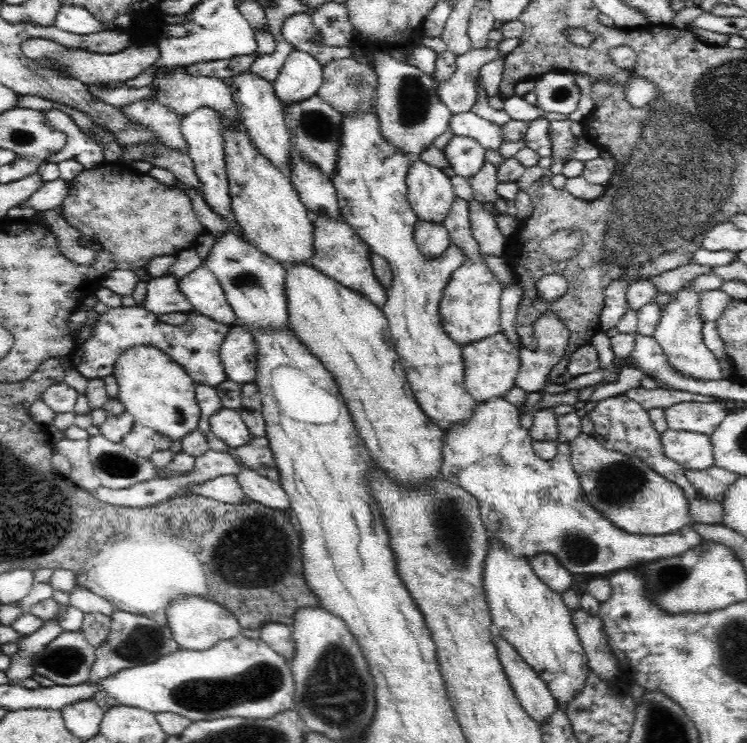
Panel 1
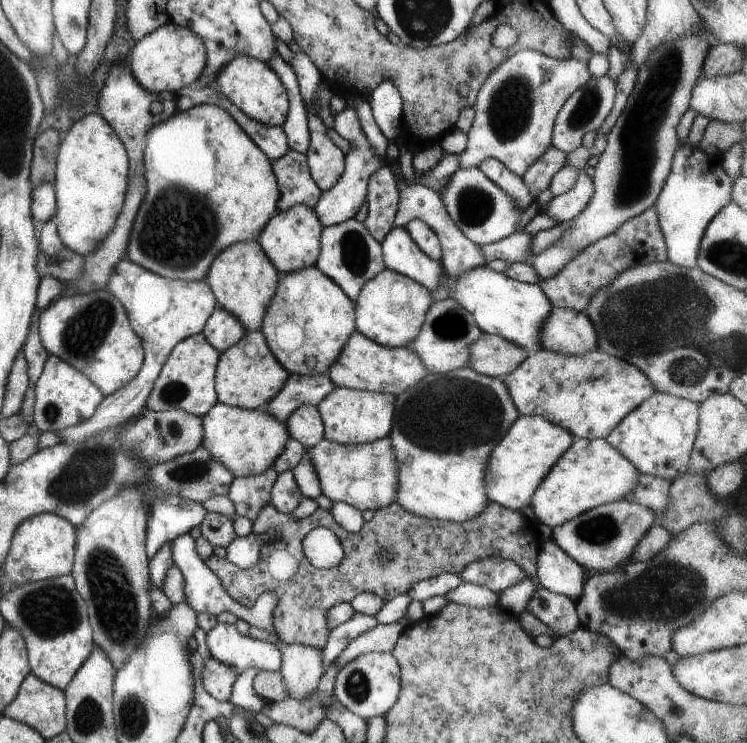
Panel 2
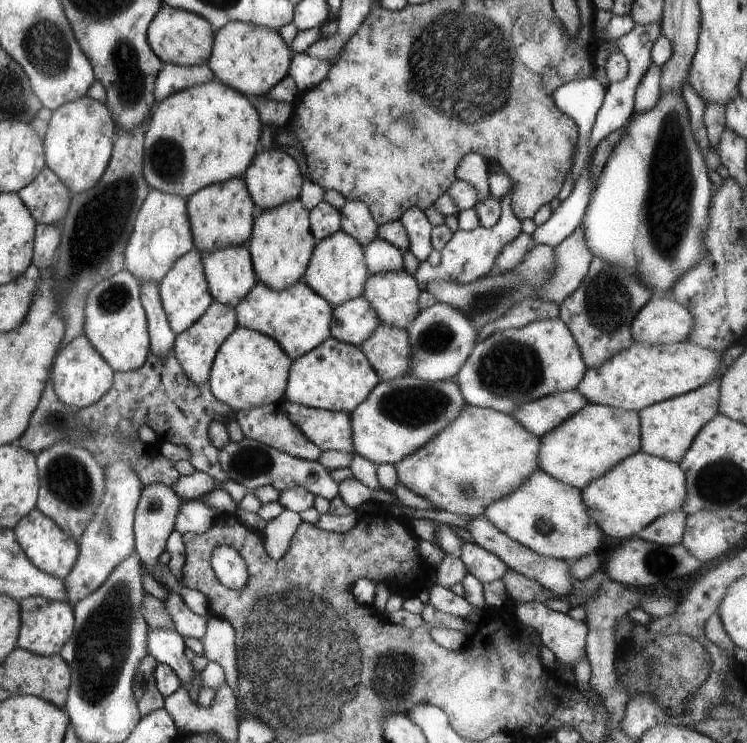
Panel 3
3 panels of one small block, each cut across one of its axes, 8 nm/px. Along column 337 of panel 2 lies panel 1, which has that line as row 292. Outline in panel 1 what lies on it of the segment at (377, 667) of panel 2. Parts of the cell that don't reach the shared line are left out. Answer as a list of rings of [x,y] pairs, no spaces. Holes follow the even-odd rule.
[[[696,278],[687,280],[684,285],[669,293],[669,299],[659,308],[659,319],[653,330],[653,337],[662,347],[672,367],[698,379],[722,380],[722,367],[714,353],[708,349],[702,335],[704,319],[700,313],[700,294],[694,285]]]

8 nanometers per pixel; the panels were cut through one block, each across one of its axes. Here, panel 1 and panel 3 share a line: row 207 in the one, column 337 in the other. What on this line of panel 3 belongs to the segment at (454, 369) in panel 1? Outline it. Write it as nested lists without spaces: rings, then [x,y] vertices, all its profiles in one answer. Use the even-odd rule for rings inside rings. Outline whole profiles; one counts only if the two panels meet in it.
[[[329,337],[315,346],[313,350],[291,361],[283,400],[249,408],[249,410],[239,410],[234,418],[245,438],[261,442],[287,456],[315,462],[321,451],[303,436],[298,426],[287,418],[283,410],[283,401],[287,400],[293,404],[314,409],[349,414],[355,406],[367,398],[371,388],[379,381],[379,377],[358,346]]]

